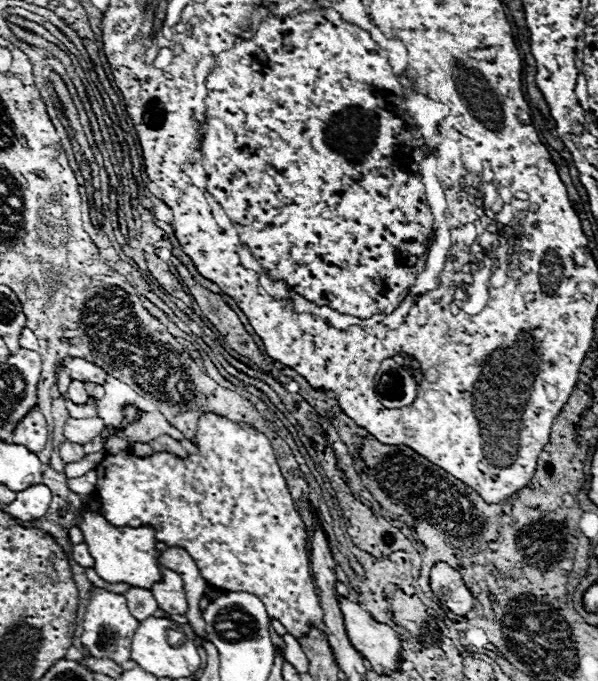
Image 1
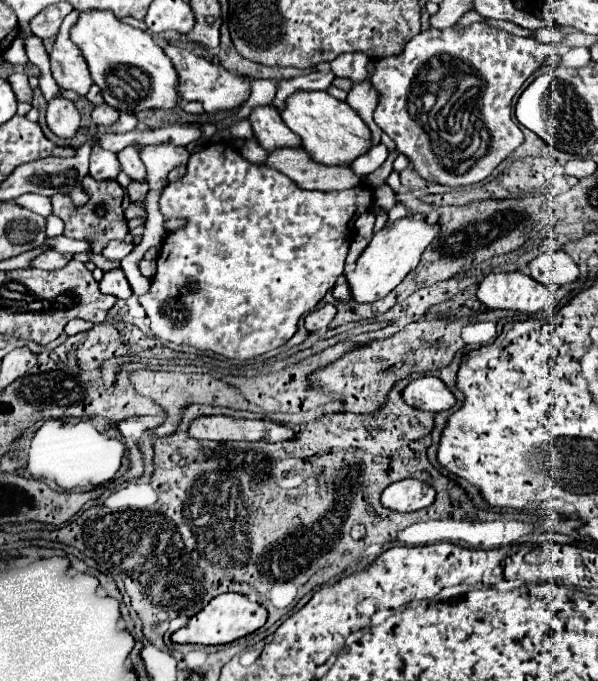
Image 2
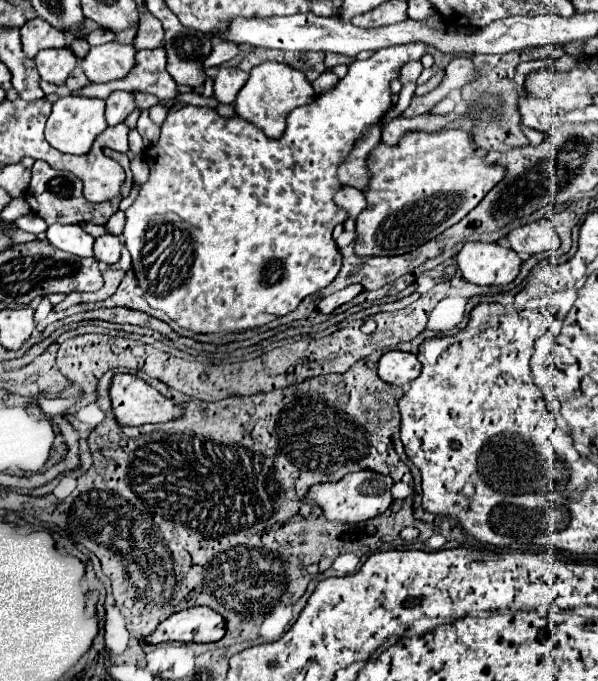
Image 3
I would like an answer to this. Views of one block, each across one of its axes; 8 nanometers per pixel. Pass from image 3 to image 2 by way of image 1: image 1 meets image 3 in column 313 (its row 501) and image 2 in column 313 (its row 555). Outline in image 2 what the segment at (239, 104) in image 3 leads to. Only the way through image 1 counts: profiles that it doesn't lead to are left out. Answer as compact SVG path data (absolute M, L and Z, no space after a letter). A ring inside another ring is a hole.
M298 90L290 94L280 110L284 124L302 138L302 148L310 154L314 162L320 164L344 164L348 166L354 158L364 154L370 144L370 130L360 120L360 116L342 100L336 100L328 92L320 90Z

